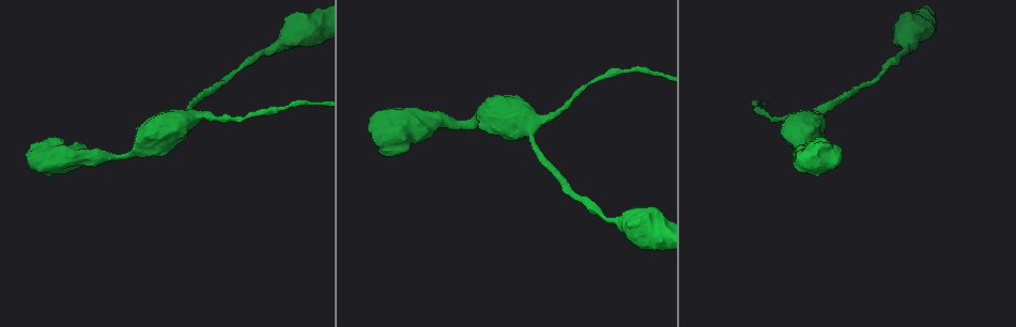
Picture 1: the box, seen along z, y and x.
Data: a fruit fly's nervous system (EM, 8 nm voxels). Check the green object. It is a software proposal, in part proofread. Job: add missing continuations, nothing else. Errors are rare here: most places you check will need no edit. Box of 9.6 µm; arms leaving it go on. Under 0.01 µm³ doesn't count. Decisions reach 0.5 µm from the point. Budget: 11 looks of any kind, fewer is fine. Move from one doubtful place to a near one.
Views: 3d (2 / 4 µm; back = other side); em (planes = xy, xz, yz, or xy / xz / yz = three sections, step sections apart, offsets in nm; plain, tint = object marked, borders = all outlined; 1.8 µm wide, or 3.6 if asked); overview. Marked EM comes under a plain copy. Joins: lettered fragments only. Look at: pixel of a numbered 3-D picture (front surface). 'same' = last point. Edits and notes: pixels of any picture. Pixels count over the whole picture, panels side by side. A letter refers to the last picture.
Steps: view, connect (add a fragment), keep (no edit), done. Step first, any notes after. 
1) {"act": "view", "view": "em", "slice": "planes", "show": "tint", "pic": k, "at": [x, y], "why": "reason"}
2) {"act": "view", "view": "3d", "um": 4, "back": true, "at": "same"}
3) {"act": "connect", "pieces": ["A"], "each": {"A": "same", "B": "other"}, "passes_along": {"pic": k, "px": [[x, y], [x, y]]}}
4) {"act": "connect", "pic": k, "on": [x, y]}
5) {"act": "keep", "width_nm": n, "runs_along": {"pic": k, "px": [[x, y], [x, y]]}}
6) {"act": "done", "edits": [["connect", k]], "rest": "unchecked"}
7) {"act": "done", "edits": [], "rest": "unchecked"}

{"act": "view", "view": "em", "slice": "xy", "step": 4, "show": "tint", "pic": 1, "at": [626, 73]}

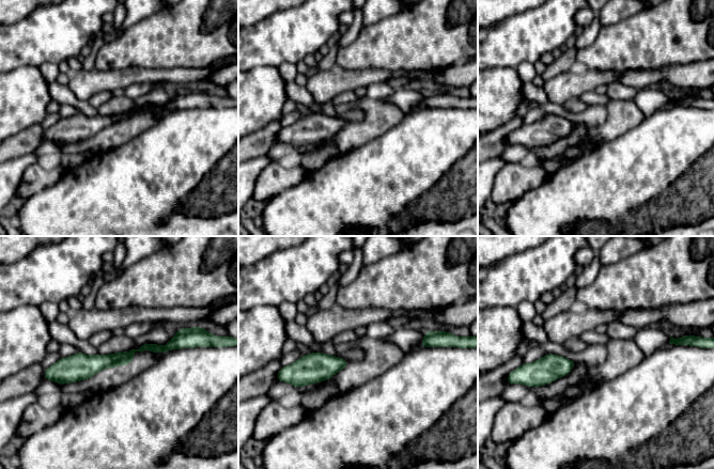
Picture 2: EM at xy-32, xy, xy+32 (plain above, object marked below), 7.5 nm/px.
{"act": "view", "view": "em", "slice": "xy", "step": 4, "show": "borders", "at": "same", "why": "see the neighbours"}

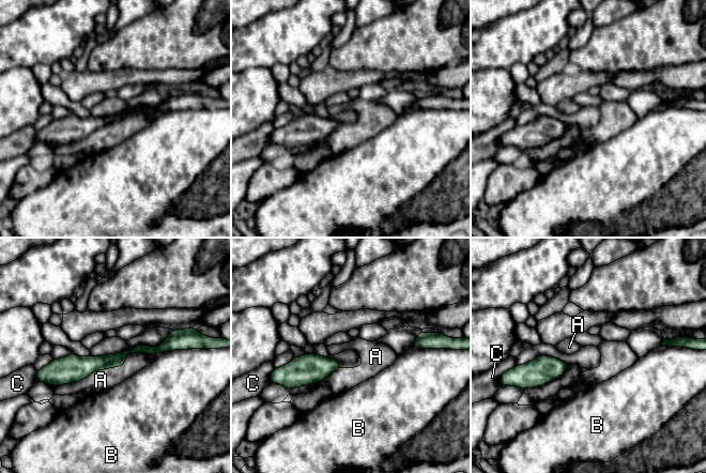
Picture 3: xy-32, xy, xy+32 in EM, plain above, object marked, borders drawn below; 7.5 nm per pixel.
{"act": "keep", "longest_contact_nm": ["A", 800], "each": {"A": "other", "B": "other", "C": "other"}, "runs_along": {"pic": 3, "px": [[174, 346], [48, 369]]}, "found": "no lettered fragment goes on from it"}

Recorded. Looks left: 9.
{"act": "view", "view": "em", "slice": "xy", "step": 16, "show": "borders", "pic": 1, "at": [185, 115], "why": "calibre changes"}

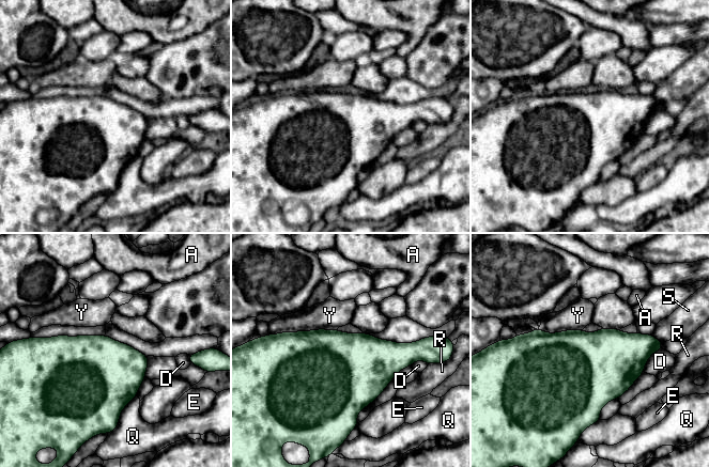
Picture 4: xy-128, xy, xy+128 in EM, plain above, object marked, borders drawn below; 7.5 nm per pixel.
{"act": "view", "view": "em", "slice": "planes", "show": "borders", "at": "same"}

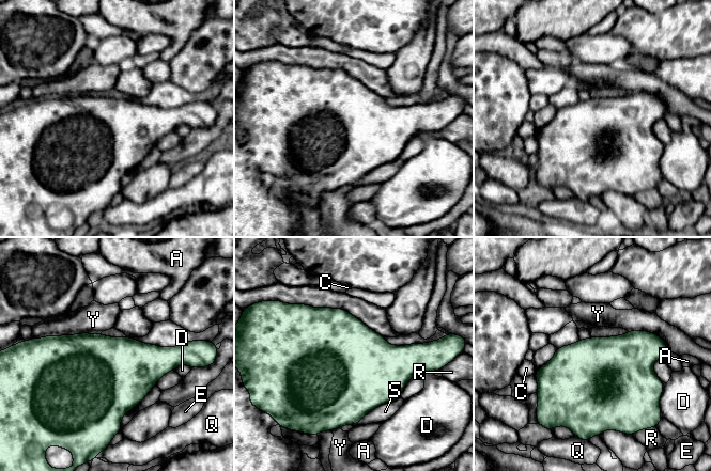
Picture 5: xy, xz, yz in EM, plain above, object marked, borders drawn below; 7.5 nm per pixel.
{"act": "keep", "width_nm": 600, "each": {"A": "other", "C": "other", "D": "other", "E": "other", "Q": "other", "R": "other", "S": "other", "Y": "other"}, "border": {"pic": 5, "px": [[101, 333], [45, 335], [43, 338]]}, "found": "none of them fits"}

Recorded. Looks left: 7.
{"act": "view", "view": "3d", "um": 4, "back": true, "pic": 1, "at": [321, 24], "why": "calibre changes"}

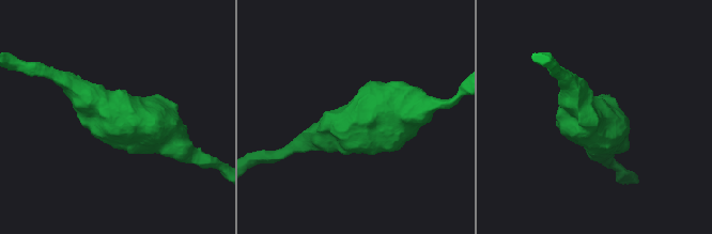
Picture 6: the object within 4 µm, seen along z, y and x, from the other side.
{"act": "view", "view": "em", "slice": "yz", "step": 8, "show": "borders", "pic": 6, "at": [360, 127], "why": "shape alone is not enough"}

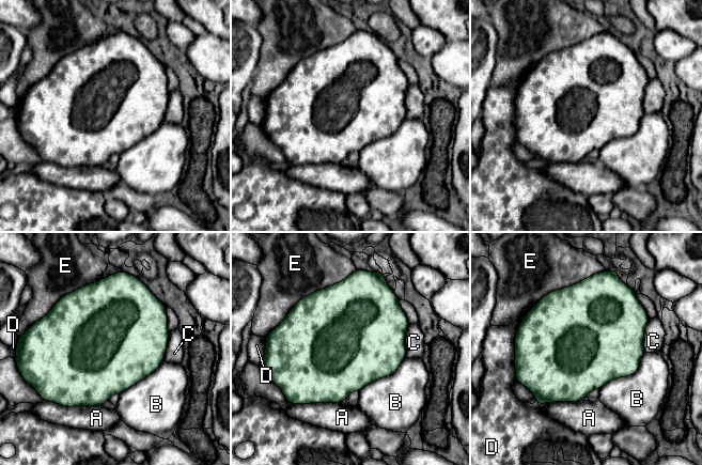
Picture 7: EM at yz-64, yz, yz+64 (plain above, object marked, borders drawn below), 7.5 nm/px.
{"act": "keep", "each": {"A": "other", "B": "other", "C": "other", "D": "other", "E": "other"}, "border": {"pic": 7, "px": [[644, 352], [634, 373], [599, 389]]}, "found": "none of them fits"}

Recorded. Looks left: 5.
{"act": "view", "view": "3d", "um": 4, "pic": 1, "at": [824, 145], "why": "long arm stops here"}

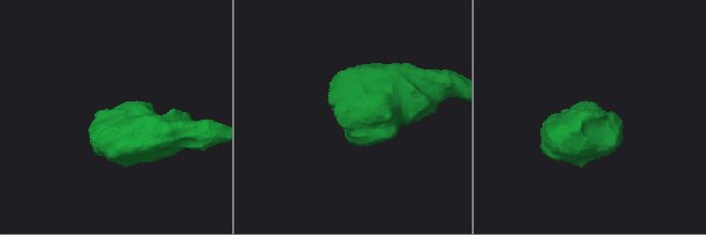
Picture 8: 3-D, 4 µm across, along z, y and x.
{"act": "view", "view": "em", "um": 3.6, "slice": "planes", "show": "borders", "pic": 8, "at": [96, 116]}

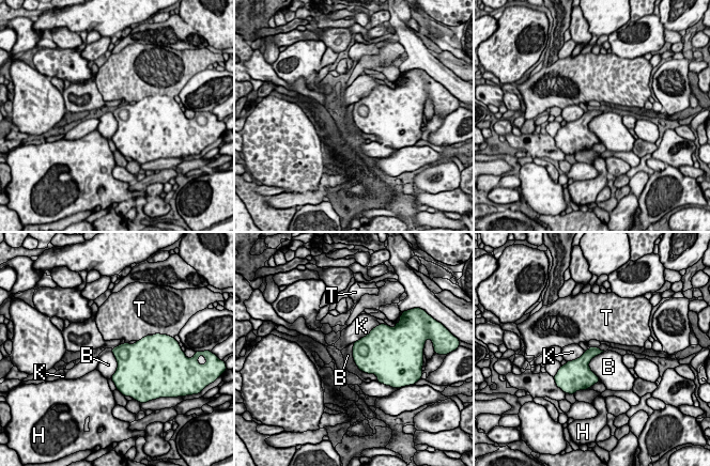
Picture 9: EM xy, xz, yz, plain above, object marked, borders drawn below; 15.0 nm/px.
{"act": "keep", "each": {"B": "other", "H": "other", "K": "other", "T": "other"}, "border": {"pic": 9, "px": [[352, 343], [354, 363], [376, 381]]}, "found": "no lettered fragment goes on from it"}

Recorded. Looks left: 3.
{"act": "done", "edits": [], "rest": "unchecked"}

